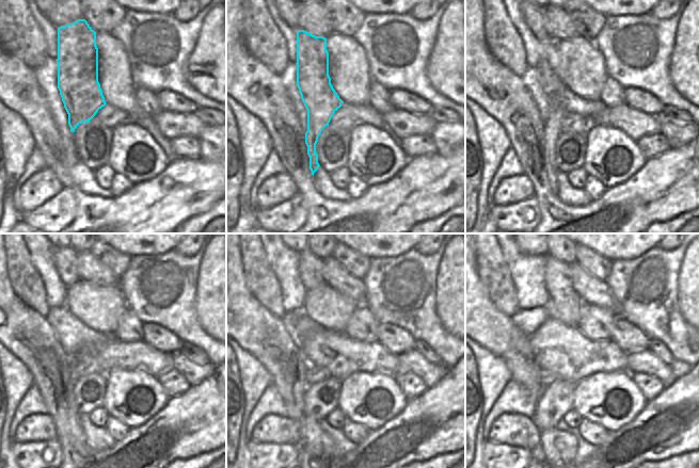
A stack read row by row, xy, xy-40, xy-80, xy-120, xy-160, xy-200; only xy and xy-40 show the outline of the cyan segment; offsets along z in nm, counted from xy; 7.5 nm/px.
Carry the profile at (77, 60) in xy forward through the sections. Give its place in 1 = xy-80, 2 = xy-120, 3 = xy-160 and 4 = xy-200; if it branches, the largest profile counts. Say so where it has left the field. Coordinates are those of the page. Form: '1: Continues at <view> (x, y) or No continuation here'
1: Continues at xy-80 (552, 85)
2: Continues at xy-120 (76, 429)
3: Continues at xy-160 (314, 440)
4: Continues at xy-200 (557, 448)

